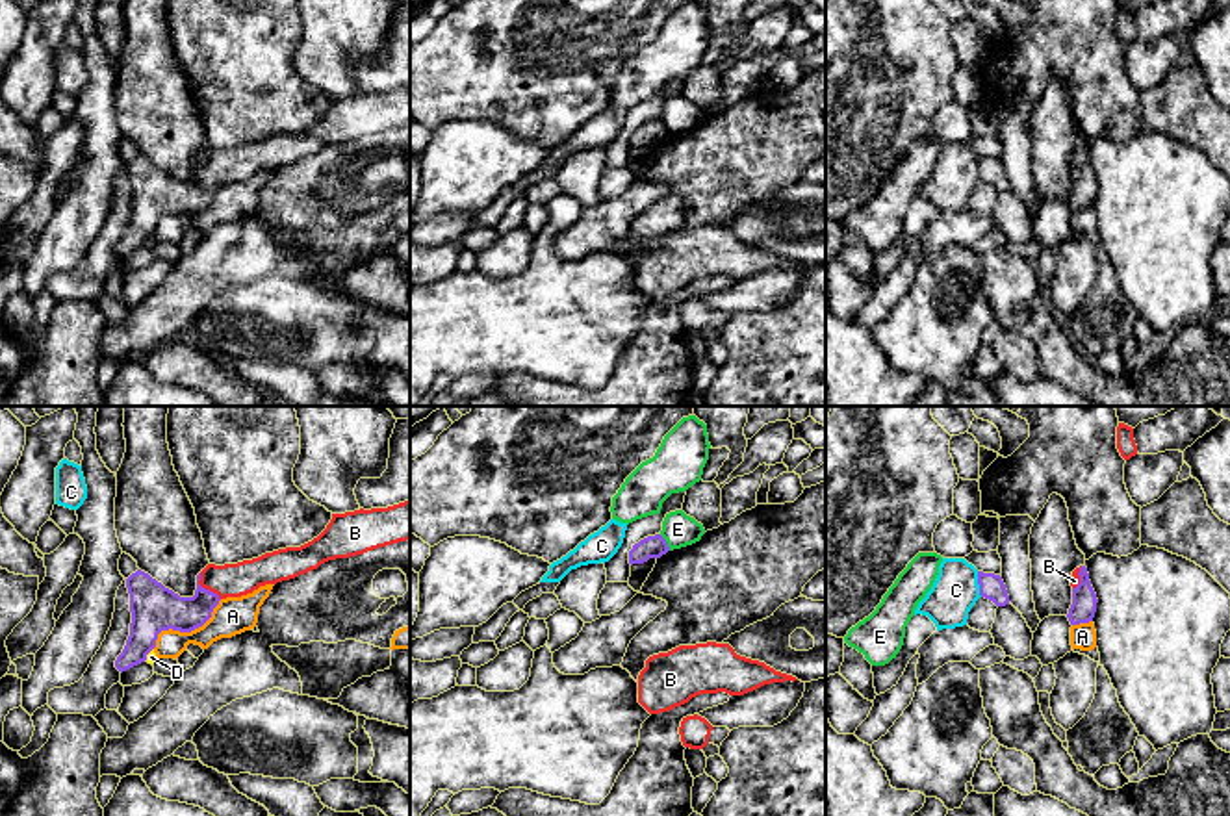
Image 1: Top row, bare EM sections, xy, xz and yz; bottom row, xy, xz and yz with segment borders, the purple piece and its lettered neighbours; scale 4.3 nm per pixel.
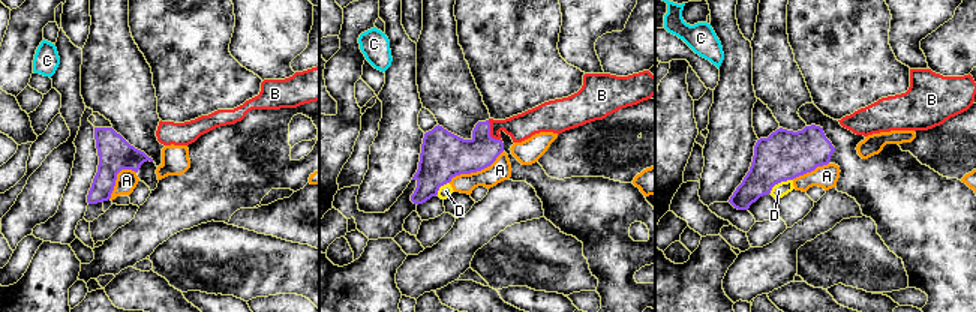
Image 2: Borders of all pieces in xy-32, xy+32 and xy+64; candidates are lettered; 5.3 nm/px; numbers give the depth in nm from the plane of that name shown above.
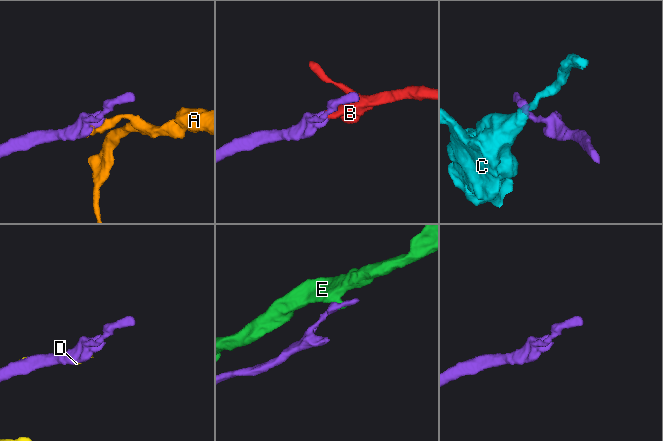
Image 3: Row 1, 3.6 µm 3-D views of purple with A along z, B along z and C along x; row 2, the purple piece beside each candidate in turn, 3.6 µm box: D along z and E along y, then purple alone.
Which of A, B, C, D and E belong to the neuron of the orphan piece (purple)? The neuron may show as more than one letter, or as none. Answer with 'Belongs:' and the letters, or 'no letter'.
Belongs: B

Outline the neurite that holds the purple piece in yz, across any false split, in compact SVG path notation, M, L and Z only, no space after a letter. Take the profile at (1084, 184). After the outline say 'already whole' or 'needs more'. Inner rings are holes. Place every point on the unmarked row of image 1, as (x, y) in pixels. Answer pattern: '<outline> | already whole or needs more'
M1080 150L1072 156L1070 171L1072 171L1072 189L1067 198L1070 210L1093 206L1098 184L1091 171L1085 150Z | needs more

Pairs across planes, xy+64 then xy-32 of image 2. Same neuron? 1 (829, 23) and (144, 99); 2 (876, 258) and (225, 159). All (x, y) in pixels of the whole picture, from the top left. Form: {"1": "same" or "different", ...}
{"1": "different", "2": "different"}

